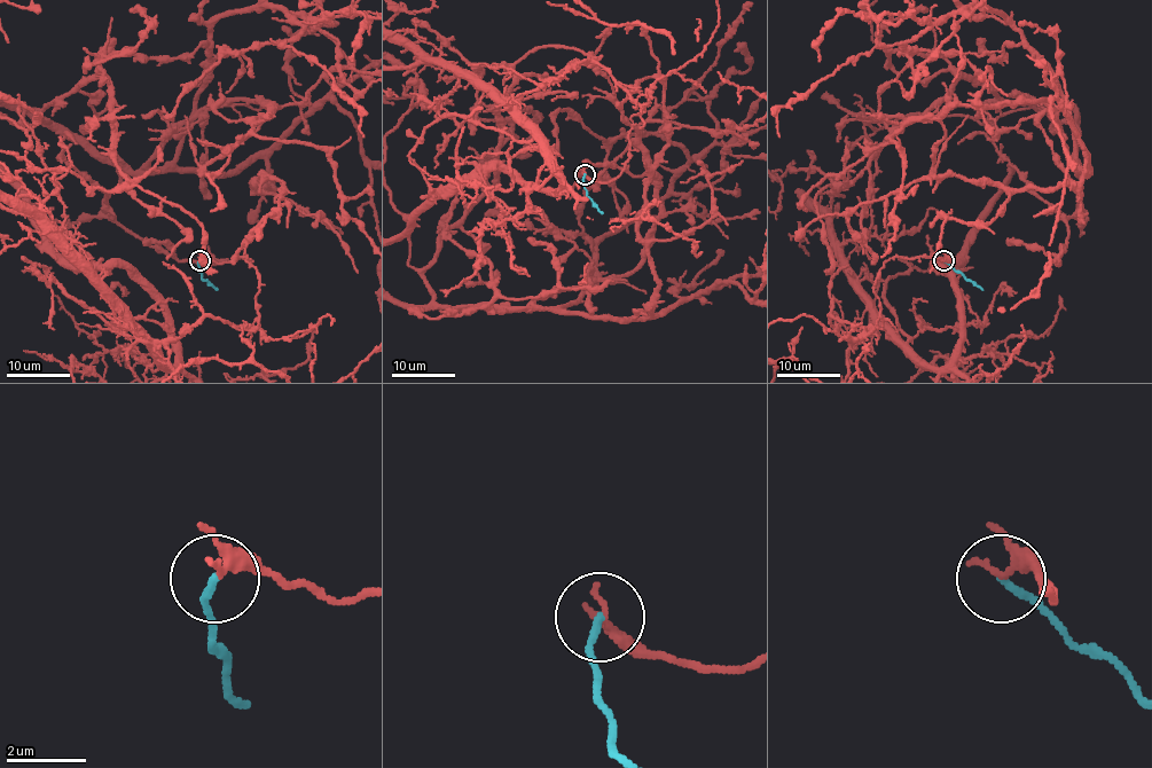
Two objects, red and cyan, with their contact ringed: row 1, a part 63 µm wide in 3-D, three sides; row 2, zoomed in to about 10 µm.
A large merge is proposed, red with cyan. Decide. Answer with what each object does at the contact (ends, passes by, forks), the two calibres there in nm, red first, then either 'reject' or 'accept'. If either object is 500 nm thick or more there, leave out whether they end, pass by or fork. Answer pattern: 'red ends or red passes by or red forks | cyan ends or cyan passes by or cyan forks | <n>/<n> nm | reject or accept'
red passes by | cyan ends | 240/170 nm | reject

